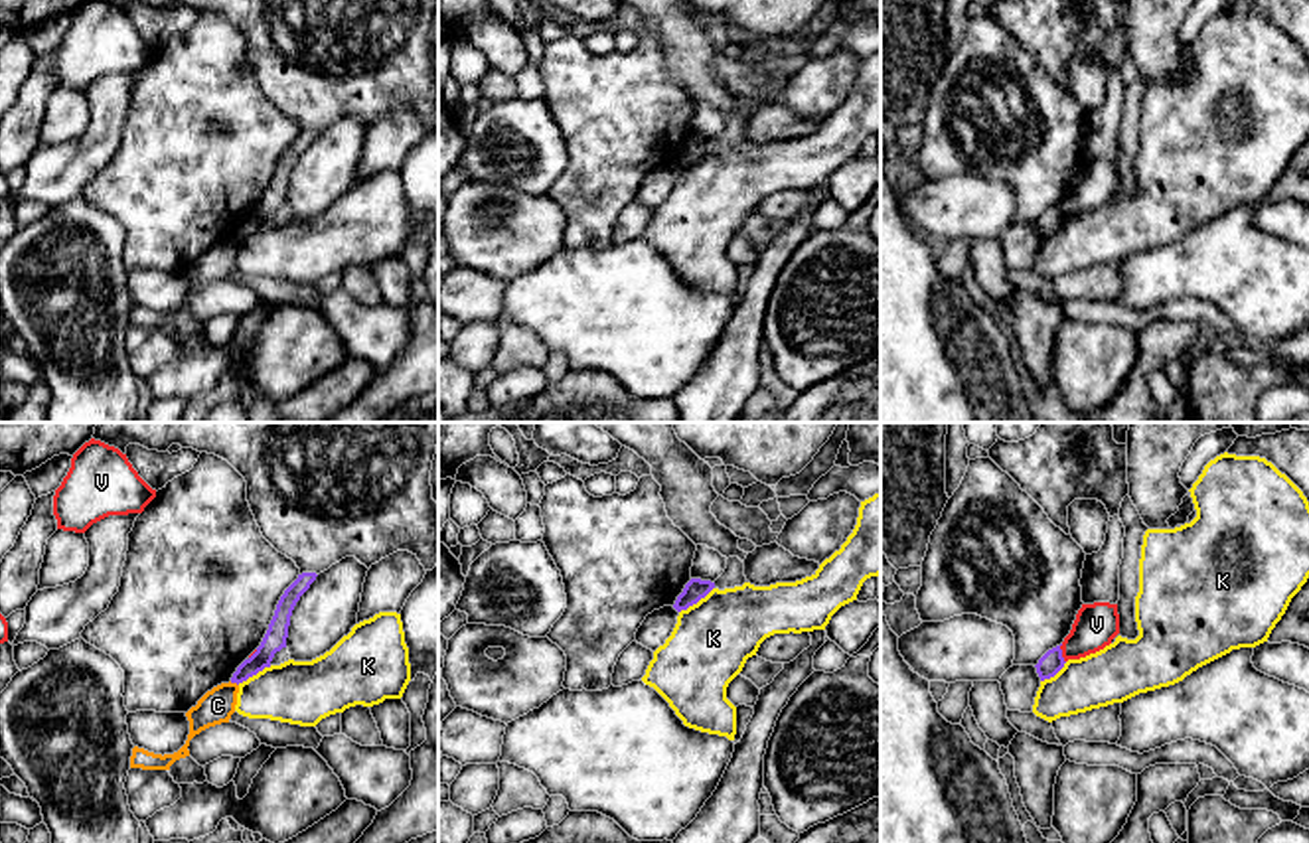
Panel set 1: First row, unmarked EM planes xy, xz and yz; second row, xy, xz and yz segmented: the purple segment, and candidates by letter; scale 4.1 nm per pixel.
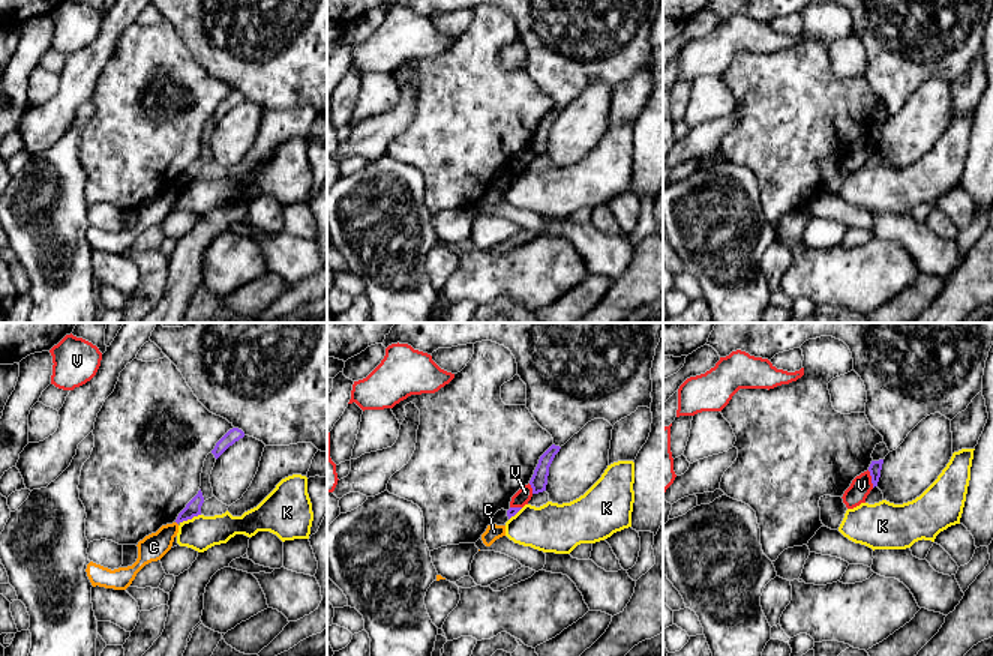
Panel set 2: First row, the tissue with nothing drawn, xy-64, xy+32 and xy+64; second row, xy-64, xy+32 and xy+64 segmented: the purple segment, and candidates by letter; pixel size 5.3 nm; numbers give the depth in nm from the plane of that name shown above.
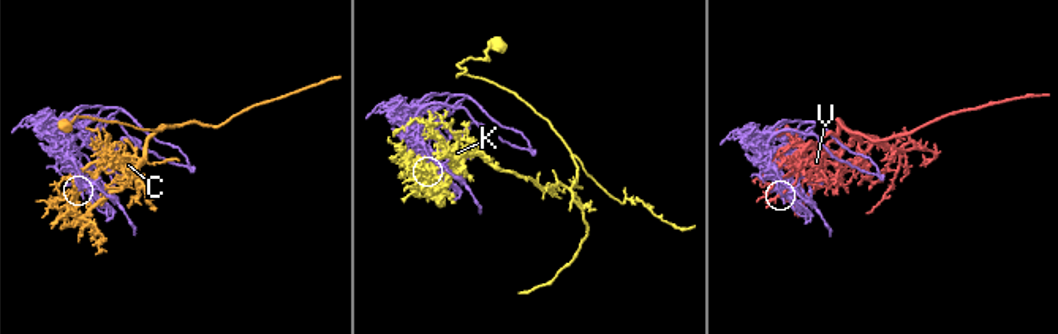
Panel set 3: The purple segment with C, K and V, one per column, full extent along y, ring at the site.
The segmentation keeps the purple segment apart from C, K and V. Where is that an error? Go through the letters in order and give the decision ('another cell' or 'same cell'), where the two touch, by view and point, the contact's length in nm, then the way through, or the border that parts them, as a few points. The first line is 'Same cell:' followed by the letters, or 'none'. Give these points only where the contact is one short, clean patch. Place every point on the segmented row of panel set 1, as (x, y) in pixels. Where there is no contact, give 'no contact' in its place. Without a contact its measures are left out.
Same cell: none
C: another cell | xy (233, 682) | 40 nm | along xy (230, 682), (237, 686)
K: another cell | xz (695, 603) | 180 nm | along xz (713, 587), (680, 613)
V: another cell | yz (1061, 654) | 80 nm | along yz (1061, 644), (1065, 662)

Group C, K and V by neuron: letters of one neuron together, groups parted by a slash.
C / K / V

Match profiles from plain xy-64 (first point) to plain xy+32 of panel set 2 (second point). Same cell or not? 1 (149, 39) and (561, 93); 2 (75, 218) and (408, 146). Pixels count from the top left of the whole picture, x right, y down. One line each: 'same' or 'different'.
1: different
2: different

